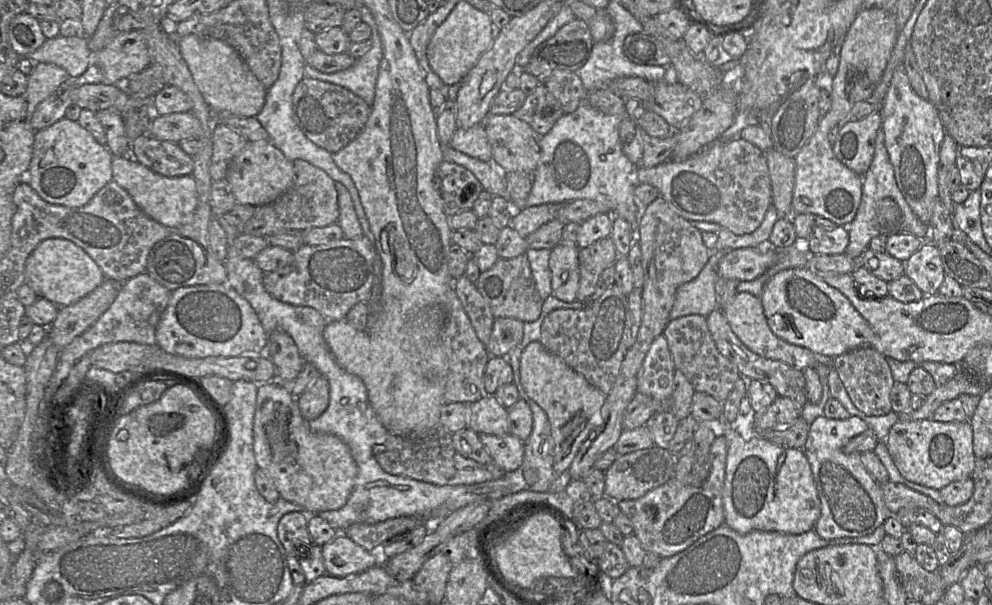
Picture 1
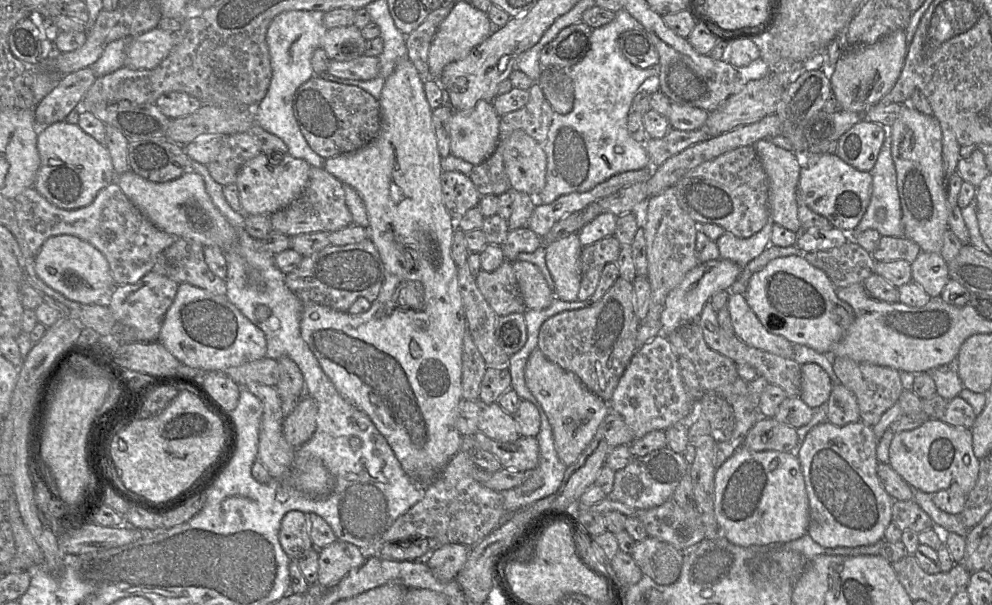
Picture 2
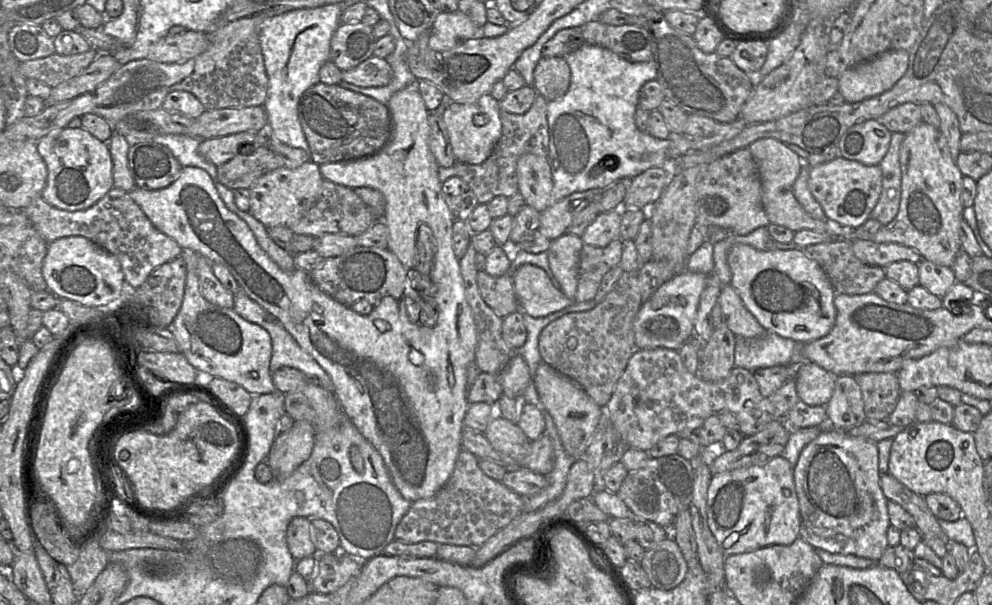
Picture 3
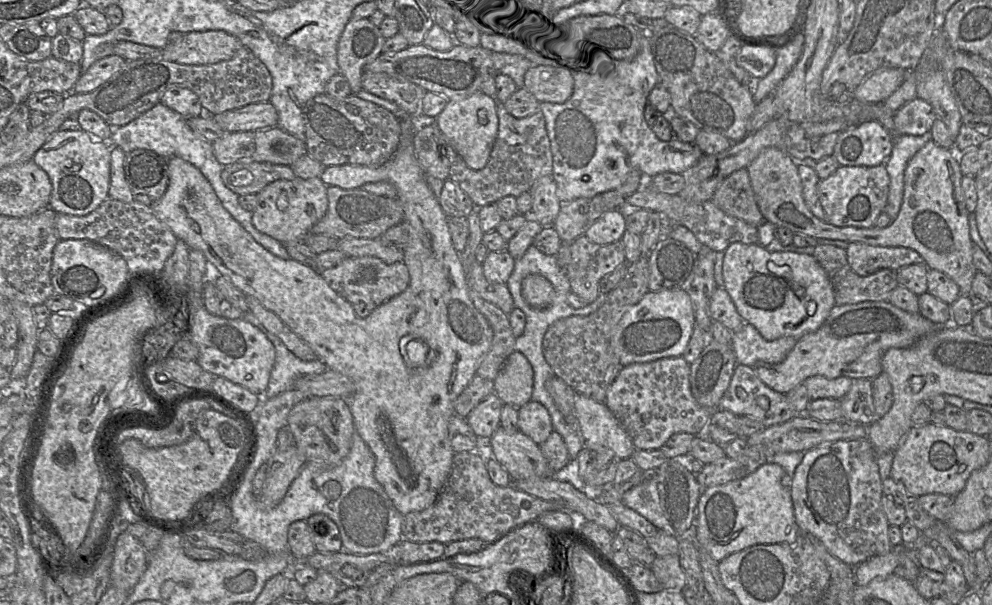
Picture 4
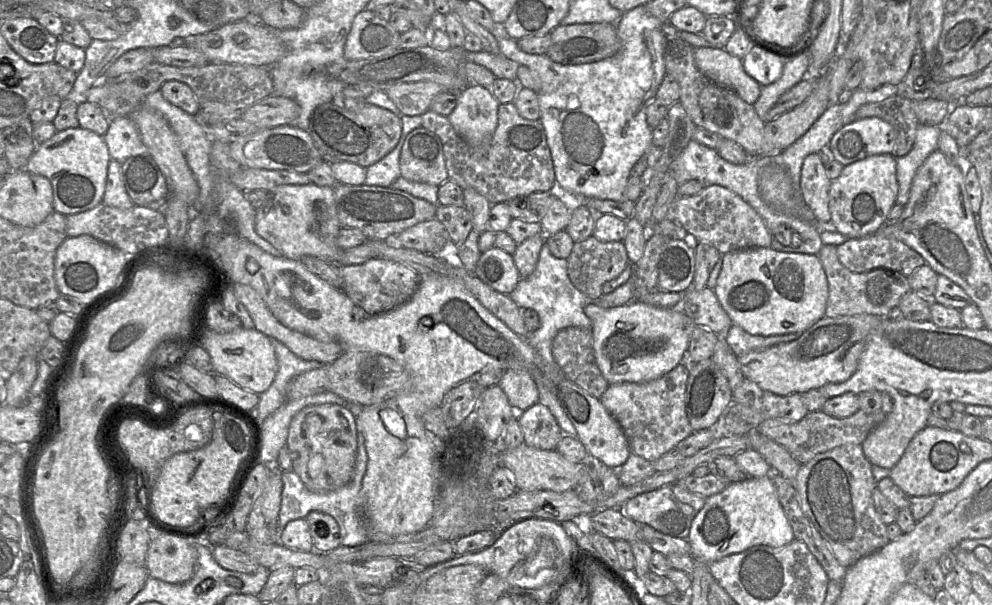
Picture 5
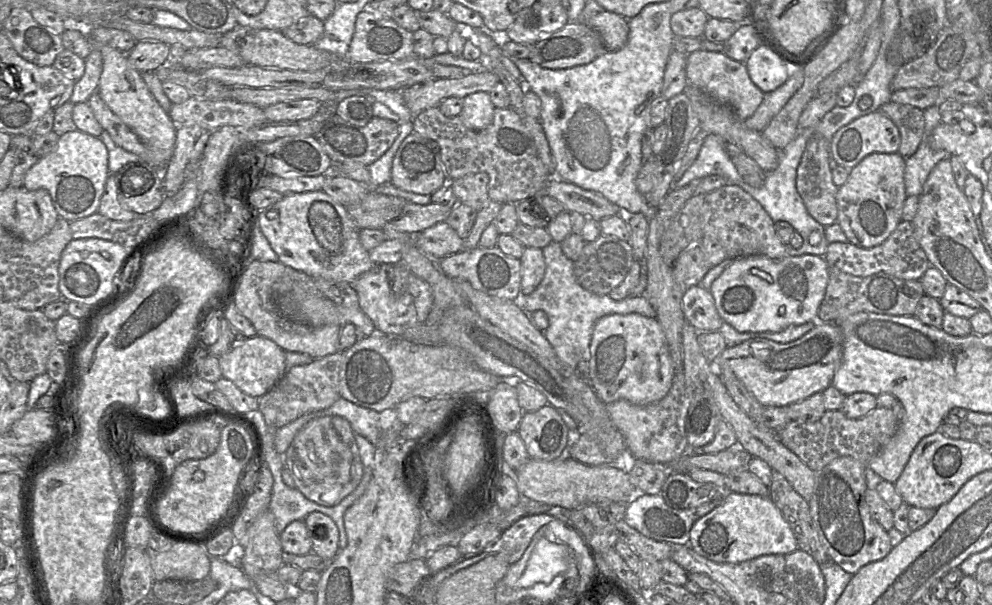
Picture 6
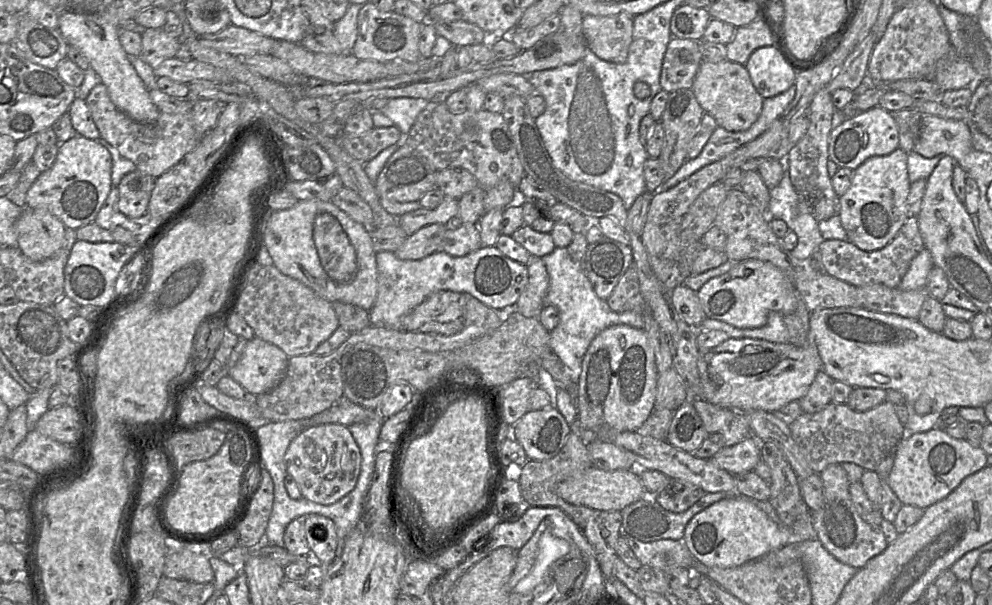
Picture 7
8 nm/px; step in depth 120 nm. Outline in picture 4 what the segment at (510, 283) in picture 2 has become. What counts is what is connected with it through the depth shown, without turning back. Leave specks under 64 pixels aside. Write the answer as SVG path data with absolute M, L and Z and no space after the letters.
M474 261L468 271L468 284L486 301L496 305L506 314L516 307L506 283L491 282L486 279L482 264Z

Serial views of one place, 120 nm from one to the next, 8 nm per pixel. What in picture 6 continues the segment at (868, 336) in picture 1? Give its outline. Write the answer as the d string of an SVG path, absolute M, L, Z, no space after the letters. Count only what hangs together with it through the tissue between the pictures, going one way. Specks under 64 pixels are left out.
M802 255L770 259L765 256L750 256L733 260L712 283L710 293L720 317L738 332L780 332L790 326L818 321L818 310L825 297L828 280L829 266L823 257Z

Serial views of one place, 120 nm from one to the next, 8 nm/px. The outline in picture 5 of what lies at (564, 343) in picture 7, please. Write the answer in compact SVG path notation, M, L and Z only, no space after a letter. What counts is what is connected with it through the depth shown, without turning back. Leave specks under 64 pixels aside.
M544 242L535 270L528 277L520 278L517 286L509 296L520 309L532 309L537 312L540 326L530 333L527 342L554 371L561 371L552 355L552 341L556 334L566 327L582 327L592 330L592 322L584 312L587 305L595 303L601 308L607 309L630 303L633 300L640 300L641 302L660 308L675 308L681 307L683 294L655 290L643 295L639 299L635 299L635 289L631 275L625 284L619 286L611 293L602 294L599 299L592 300L579 291L571 282L567 273L567 260L556 258L551 253L547 243Z

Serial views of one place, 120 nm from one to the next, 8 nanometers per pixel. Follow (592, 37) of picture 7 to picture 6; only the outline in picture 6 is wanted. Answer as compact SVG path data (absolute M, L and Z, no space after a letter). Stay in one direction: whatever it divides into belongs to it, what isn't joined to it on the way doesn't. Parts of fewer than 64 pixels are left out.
M604 10L592 16L587 24L599 33L606 51L618 51L625 46L629 34L626 18Z

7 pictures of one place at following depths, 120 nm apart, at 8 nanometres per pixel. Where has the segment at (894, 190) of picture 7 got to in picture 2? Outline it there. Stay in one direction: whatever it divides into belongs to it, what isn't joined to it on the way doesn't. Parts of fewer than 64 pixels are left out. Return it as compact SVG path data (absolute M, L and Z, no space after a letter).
M807 154L802 158L799 190L803 202L825 217L832 227L850 235L864 216L872 195L870 172L855 169L836 154Z

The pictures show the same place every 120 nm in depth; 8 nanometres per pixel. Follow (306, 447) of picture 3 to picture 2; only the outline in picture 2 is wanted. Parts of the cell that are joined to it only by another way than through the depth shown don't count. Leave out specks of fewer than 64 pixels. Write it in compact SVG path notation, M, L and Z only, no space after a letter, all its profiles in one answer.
M304 395L294 411L283 421L283 434L295 449L311 439L316 430L317 405L308 395Z

